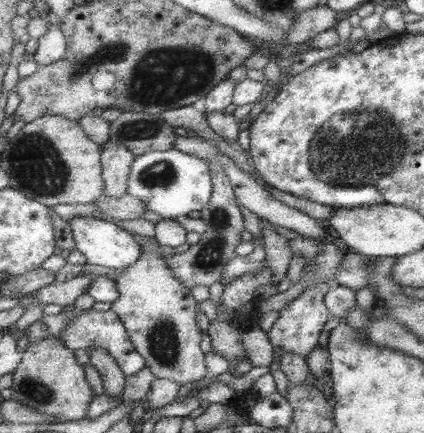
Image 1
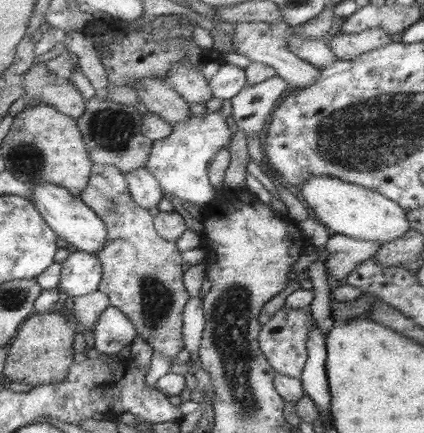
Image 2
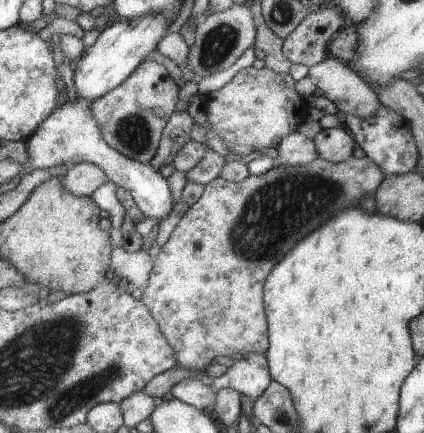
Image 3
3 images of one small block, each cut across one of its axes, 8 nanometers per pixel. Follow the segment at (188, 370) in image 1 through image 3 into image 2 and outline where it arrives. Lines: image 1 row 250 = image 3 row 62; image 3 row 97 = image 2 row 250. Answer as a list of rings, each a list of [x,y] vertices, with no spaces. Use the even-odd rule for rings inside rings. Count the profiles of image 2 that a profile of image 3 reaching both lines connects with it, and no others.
[[[95,164],[91,186],[81,198],[109,228],[107,250],[99,252],[99,262],[103,262],[105,268],[101,292],[105,292],[111,298],[111,304],[135,322],[139,336],[153,348],[153,354],[165,354],[175,360],[175,356],[187,348],[185,308],[191,302],[191,294],[185,286],[187,272],[183,272],[183,256],[177,244],[159,234],[155,226],[157,218],[135,202],[127,172],[117,170],[113,164]]]

